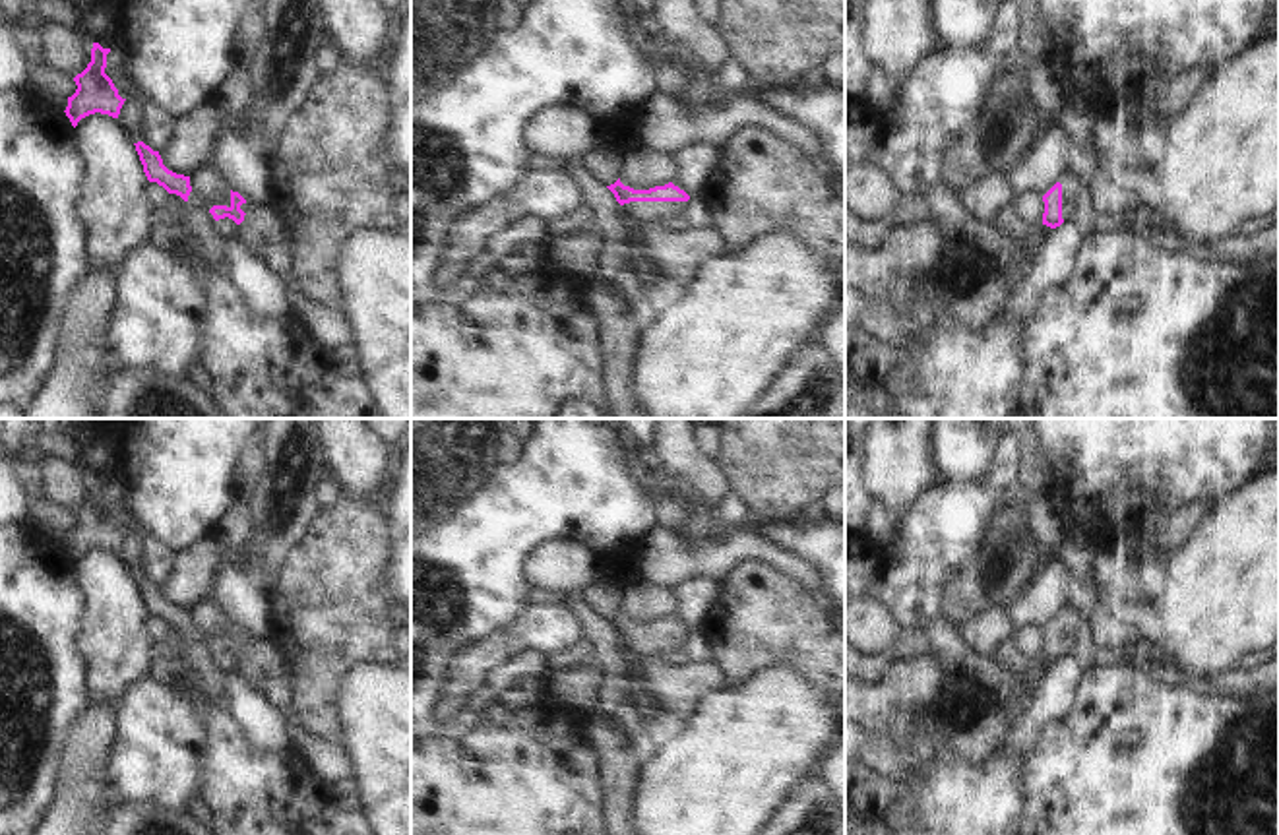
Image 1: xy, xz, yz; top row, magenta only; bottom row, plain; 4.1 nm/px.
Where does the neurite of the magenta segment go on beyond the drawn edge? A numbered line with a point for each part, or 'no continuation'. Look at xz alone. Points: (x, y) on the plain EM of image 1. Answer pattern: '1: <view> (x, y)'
1: xz (636, 644)

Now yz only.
1: yz (1070, 618)

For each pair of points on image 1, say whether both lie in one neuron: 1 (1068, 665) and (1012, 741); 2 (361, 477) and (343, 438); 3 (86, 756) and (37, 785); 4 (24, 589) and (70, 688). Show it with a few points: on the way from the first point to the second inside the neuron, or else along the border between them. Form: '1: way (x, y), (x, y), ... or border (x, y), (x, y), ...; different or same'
1: way (1060, 684), (1051, 702), (1031, 721); same
2: way (357, 467), (357, 458), (349, 448); same
3: border (64, 731), (59, 742), (53, 803), (43, 814); different
4: way (26, 615), (49, 640), (59, 663); same

